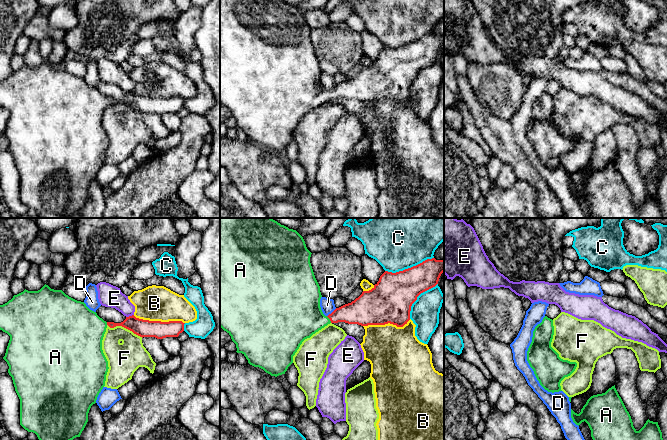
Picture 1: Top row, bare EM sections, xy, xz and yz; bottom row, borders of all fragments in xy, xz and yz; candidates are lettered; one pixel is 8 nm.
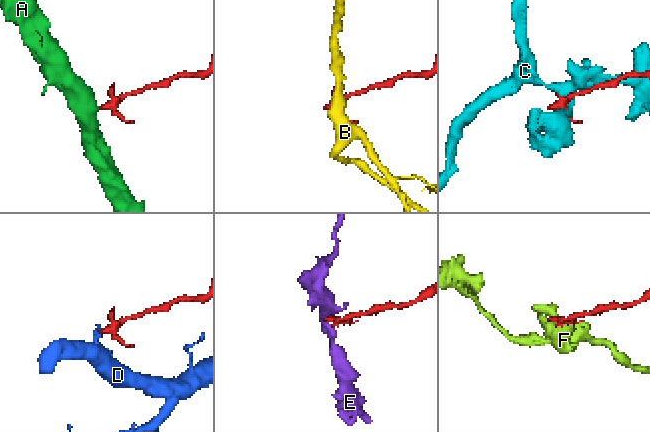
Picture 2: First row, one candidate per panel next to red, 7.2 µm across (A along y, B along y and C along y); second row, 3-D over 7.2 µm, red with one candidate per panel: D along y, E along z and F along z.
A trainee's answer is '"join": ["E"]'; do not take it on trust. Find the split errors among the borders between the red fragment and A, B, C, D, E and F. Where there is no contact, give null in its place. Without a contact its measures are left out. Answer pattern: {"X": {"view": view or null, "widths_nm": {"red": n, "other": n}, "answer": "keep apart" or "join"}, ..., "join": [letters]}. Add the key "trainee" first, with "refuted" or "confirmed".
{"trainee": "refuted", "A": {"view": "xz", "widths_nm": {"red": 200, "other": 380}, "answer": "join"}, "B": {"view": "xy", "widths_nm": {"red": 140, "other": 280}, "answer": "keep apart"}, "C": {"view": "xz", "widths_nm": {"red": 320, "other": 380}, "answer": "keep apart"}, "D": {"view": "xz", "widths_nm": {"red": 220, "other": 120}, "answer": "keep apart"}, "E": {"view": "xy", "widths_nm": {"red": 140, "other": 180}, "answer": "keep apart"}, "F": {"view": "xy", "widths_nm": {"red": 140, "other": 260}, "answer": "keep apart"}, "join": ["A"]}

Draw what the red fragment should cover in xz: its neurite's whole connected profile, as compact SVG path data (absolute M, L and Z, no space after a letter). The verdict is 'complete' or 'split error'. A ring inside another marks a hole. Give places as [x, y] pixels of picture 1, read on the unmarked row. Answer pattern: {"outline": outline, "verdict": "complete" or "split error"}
{"outline": "M220 0L220 103L231 112L232 117L236 120L237 129L242 129L250 141L263 145L271 152L277 153L285 150L288 143L293 139L293 132L302 118L330 99L345 98L361 102L390 99L397 103L403 103L410 96L411 82L417 76L417 73L421 69L435 63L441 50L444 48L444 36L436 36L435 34L427 35L416 42L396 49L385 47L371 66L363 67L351 79L336 84L331 90L325 92L320 83L320 75L322 73L320 62L310 39L311 30L306 23L303 13L296 6L289 5L281 0Z", "verdict": "split error"}

